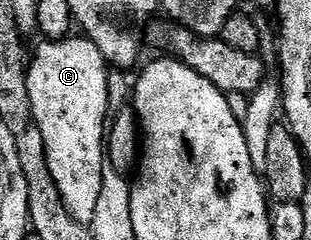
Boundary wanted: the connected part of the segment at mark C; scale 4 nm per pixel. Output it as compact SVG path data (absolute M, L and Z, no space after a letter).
M69 37L66 39L57 39L55 41L41 42L41 47L37 49L36 56L31 56L30 62L26 67L28 77L28 92L30 93L30 105L34 113L34 121L38 125L38 129L42 129L42 141L46 143L46 161L50 165L50 173L54 177L54 181L58 185L58 193L62 197L62 201L69 211L79 223L91 224L94 217L94 208L98 206L98 193L102 193L102 173L104 172L104 164L106 162L106 124L110 119L110 110L108 111L108 74L110 68L108 62L102 57L102 53L98 49L98 45L94 45L94 41L90 41L86 37Z

